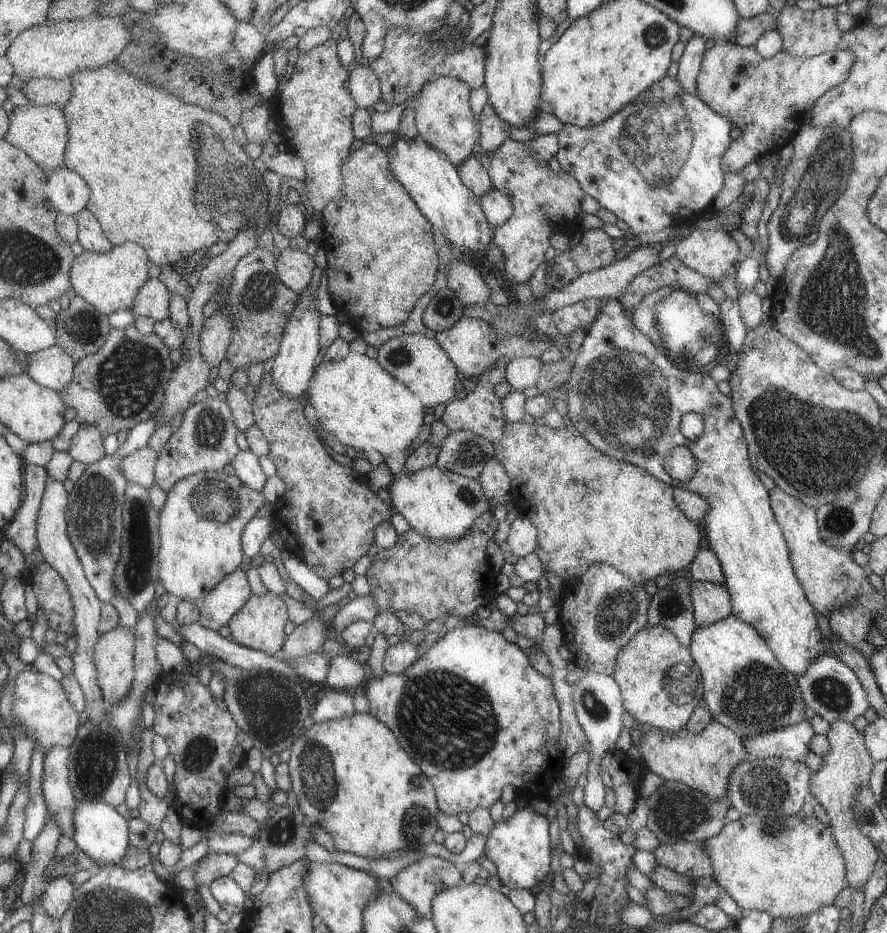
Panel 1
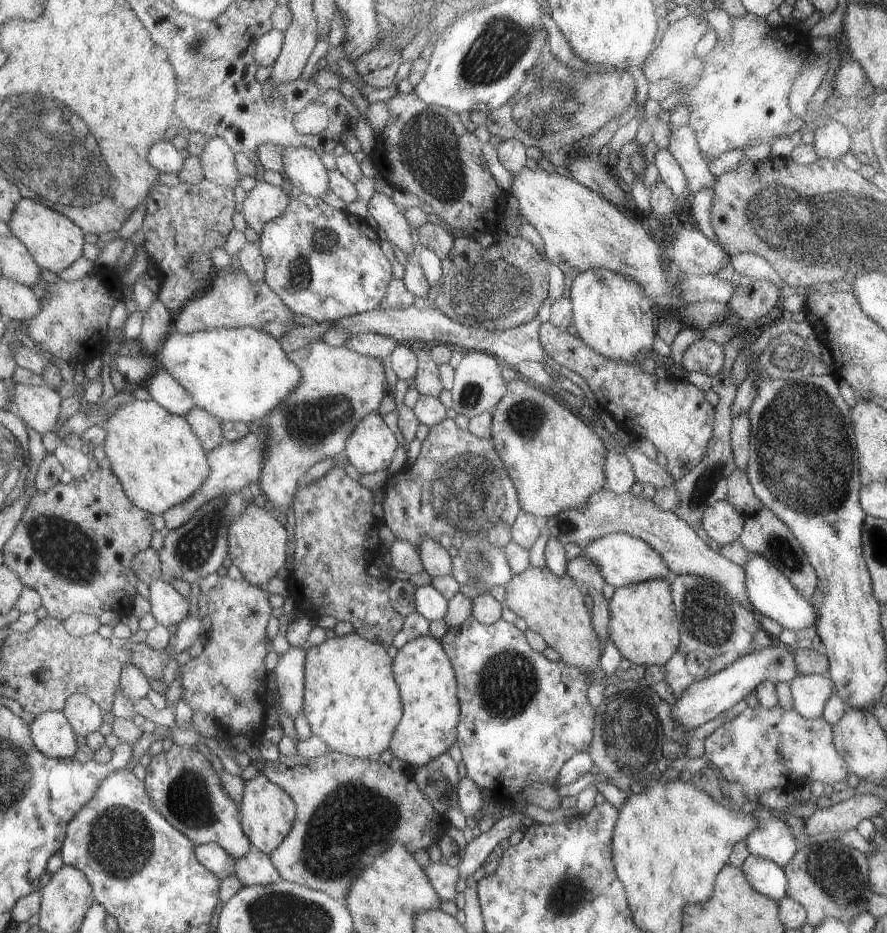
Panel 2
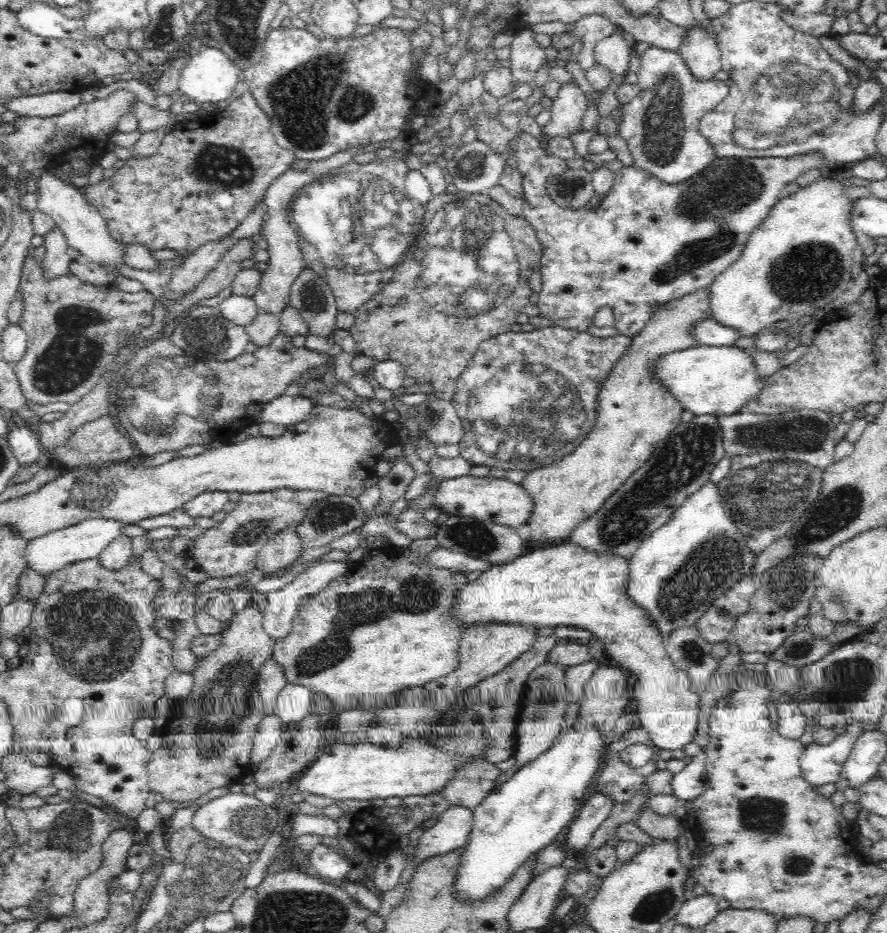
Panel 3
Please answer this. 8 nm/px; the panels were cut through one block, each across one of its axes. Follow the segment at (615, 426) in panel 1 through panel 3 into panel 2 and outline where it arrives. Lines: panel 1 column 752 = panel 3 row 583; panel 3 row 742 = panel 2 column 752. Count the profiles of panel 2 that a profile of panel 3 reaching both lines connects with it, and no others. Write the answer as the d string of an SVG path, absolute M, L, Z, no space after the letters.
M781 644L758 649L752 654L741 656L728 667L709 676L708 679L693 683L672 705L671 717L675 724L683 729L695 729L717 716L753 692L765 680L771 680L775 685L782 681L788 683L797 676L795 658L792 651Z

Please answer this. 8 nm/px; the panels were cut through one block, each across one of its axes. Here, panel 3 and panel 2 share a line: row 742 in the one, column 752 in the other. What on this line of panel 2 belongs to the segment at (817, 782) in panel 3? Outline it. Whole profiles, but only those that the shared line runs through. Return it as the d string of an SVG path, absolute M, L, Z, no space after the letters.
M764 806L753 810L751 816L759 818L761 824L744 838L748 854L766 858L783 868L799 846L789 826L773 817L772 810Z

